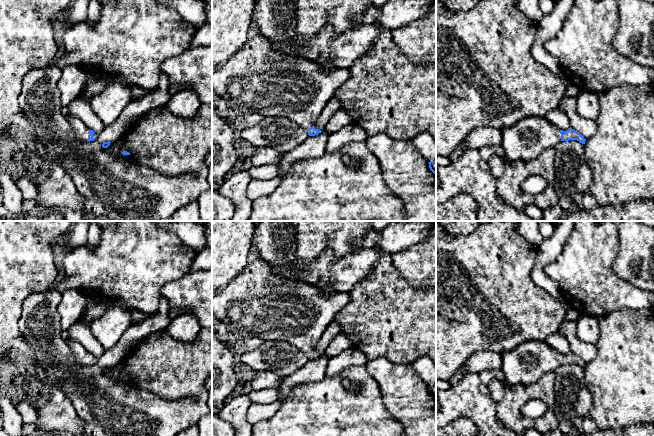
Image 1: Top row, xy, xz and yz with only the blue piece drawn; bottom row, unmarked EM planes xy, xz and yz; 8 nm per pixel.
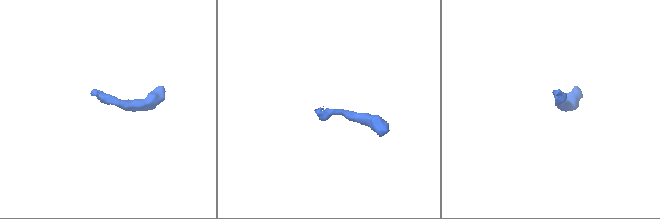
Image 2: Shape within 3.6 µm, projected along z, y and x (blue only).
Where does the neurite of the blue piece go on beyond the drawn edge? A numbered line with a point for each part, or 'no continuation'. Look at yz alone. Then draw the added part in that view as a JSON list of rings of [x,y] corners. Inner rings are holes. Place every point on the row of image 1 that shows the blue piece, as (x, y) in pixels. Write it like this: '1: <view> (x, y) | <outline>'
1: yz (524, 141) | [[[525,117],[502,129],[500,149],[510,162],[531,162],[560,141],[560,130],[545,117]]]

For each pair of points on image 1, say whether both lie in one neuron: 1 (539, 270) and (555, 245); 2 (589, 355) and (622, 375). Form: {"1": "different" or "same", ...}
{"1": "same", "2": "different"}

